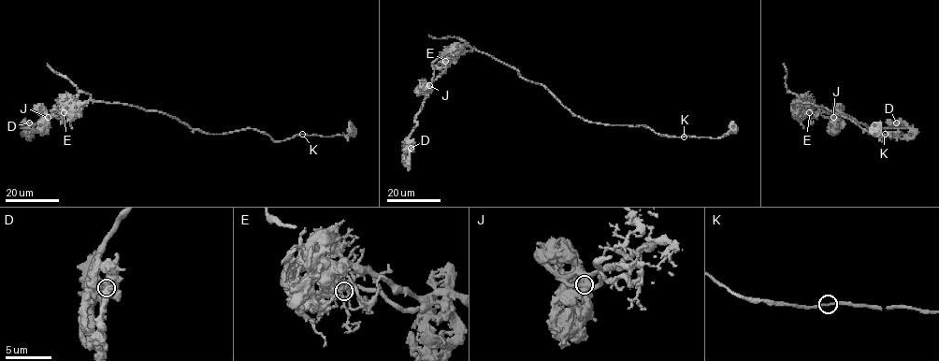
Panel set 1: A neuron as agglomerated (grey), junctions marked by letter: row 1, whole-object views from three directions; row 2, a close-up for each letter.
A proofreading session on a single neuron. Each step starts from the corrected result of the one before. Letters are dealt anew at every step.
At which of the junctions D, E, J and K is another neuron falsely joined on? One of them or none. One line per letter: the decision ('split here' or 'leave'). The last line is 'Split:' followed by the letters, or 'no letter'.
D: leave
E: leave
J: split here
K: leave
Split: J

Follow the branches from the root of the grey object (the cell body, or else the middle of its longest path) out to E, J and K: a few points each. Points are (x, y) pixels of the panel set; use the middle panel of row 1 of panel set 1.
E: (732, 128), (717, 138), (669, 137), (642, 125), (589, 122), (543, 86), (473, 48), (454, 45), (445, 61)
J: (732, 128), (717, 138), (669, 137), (642, 125), (589, 122), (571, 113), (543, 86), (464, 44), (429, 85)
K: (732, 128), (717, 138), (685, 136)

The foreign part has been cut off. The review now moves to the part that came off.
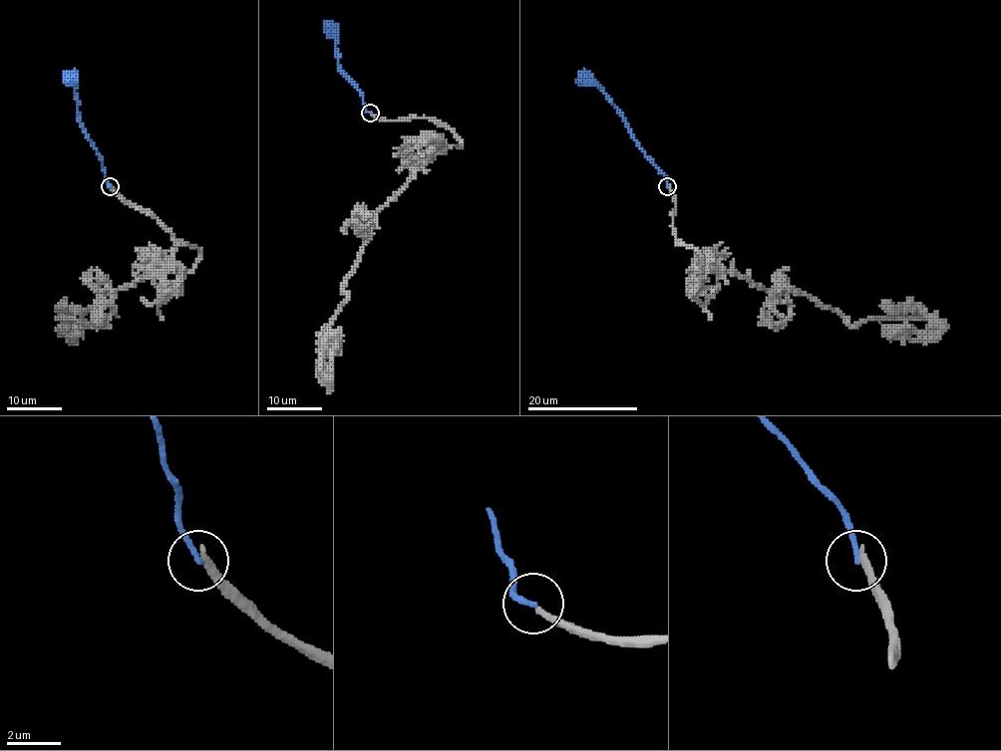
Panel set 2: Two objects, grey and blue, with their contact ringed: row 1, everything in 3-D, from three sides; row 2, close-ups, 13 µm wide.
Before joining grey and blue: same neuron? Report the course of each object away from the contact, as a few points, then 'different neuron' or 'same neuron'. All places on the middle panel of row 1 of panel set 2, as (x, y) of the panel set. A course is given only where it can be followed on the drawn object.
grey runs (370, 113), (431, 119), (460, 145), (440, 148), (370, 220), (325, 338), (322, 375), (321, 353), (340, 326); blue runs (370, 113), (366, 110), (362, 94), (340, 70), (336, 43), (325, 22); different neuron

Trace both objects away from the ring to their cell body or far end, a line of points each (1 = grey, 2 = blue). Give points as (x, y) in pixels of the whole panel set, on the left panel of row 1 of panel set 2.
1: (110, 186), (199, 258), (189, 272), (110, 287), (85, 326), (60, 315), (60, 331), (80, 335)
2: (110, 186), (102, 157), (80, 121), (75, 86), (64, 79)

